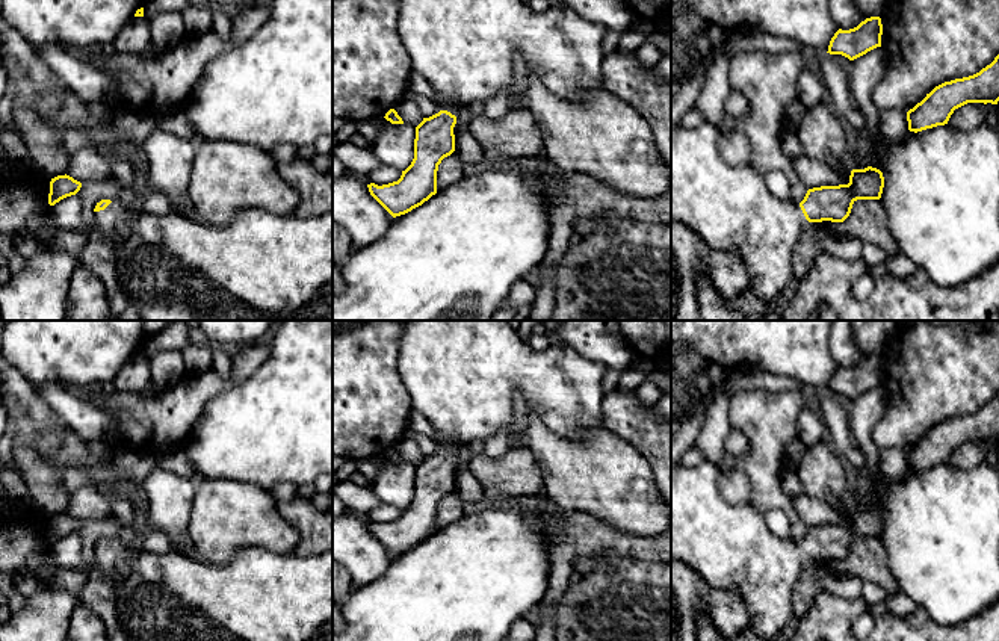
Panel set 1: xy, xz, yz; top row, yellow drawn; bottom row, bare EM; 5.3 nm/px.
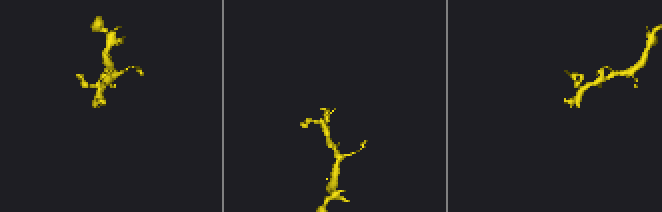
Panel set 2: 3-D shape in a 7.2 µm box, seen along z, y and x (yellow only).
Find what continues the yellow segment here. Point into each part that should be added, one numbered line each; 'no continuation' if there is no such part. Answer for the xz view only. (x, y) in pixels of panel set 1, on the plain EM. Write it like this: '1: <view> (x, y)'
1: xz (461, 375)

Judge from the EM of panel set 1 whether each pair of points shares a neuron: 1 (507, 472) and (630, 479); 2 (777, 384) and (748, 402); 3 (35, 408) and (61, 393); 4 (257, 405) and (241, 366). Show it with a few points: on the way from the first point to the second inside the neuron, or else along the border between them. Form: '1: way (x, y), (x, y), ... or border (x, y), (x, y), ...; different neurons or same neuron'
1: border (525, 445), (540, 467), (543, 493); different neurons
2: border (798, 389), (745, 389), (735, 393); different neurons
3: border (35, 389), (71, 428); different neurons
4: border (268, 349), (268, 357), (242, 383), (215, 395); different neurons

